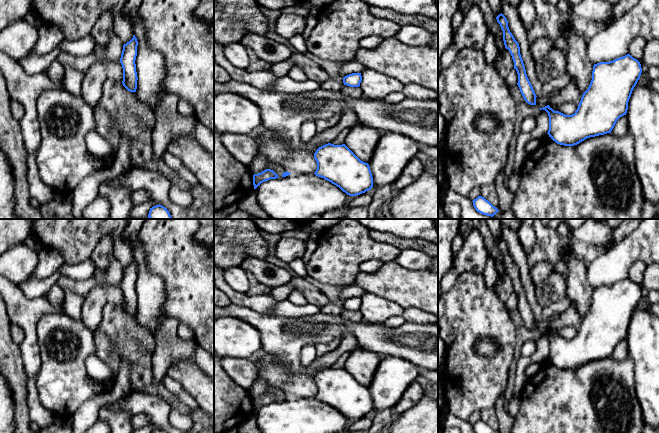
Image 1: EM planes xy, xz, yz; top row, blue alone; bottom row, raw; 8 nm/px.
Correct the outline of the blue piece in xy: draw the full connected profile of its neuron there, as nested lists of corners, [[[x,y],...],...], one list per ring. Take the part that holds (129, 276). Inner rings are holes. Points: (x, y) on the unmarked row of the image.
[[[135,259],[133,262],[123,269],[120,287],[123,292],[123,310],[130,316],[136,316],[137,313],[137,296],[136,296],[136,280],[138,265]]]

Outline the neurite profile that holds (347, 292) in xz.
[[[354,284],[351,286],[342,287],[342,290],[340,292],[338,299],[344,302],[345,300],[352,298],[352,297],[361,297],[365,293],[366,291],[363,288]]]

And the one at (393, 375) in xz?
[[[381,358],[368,387],[373,410],[391,410],[419,375],[420,368],[405,359]]]

